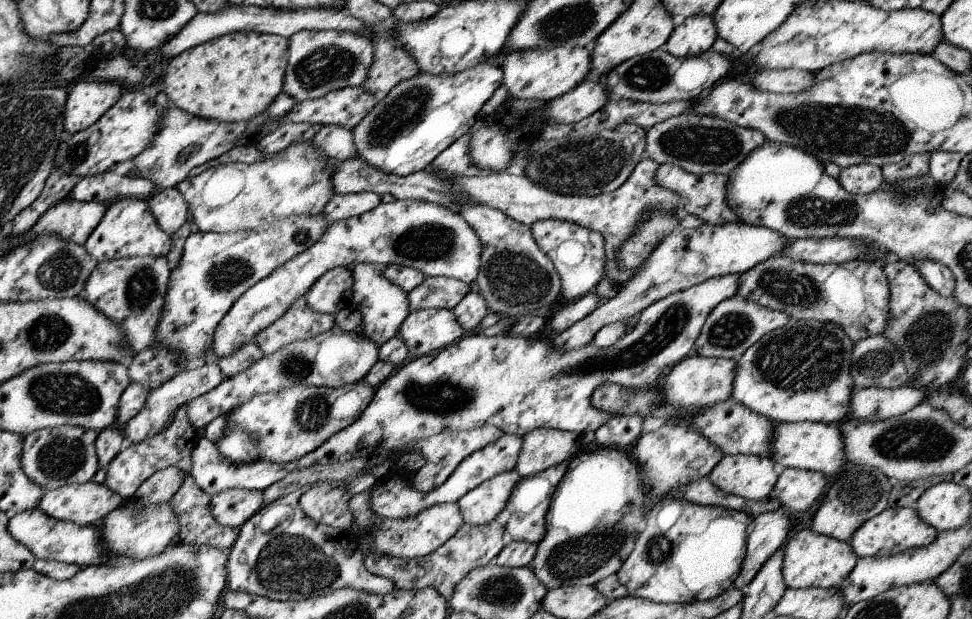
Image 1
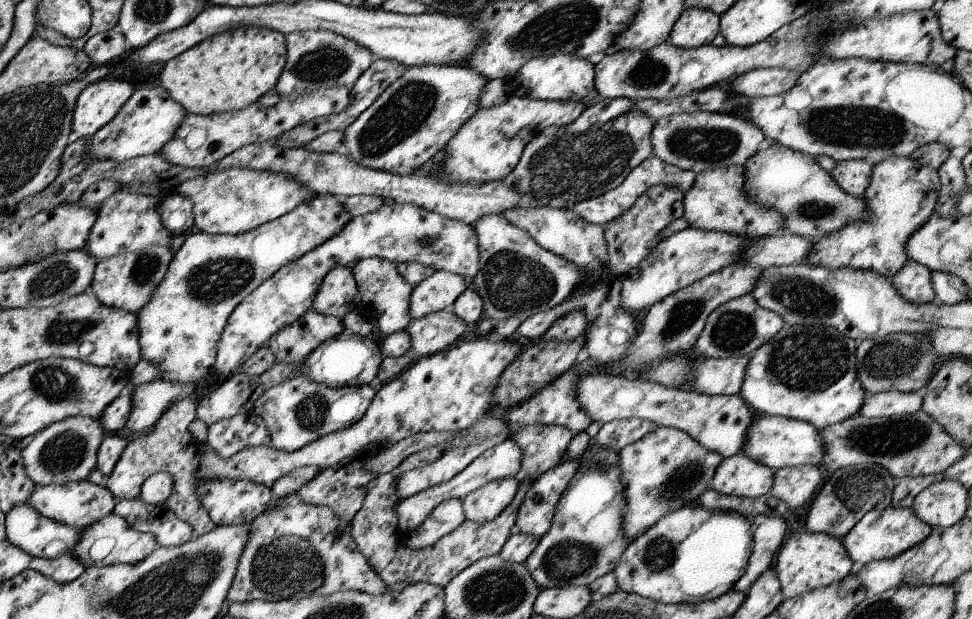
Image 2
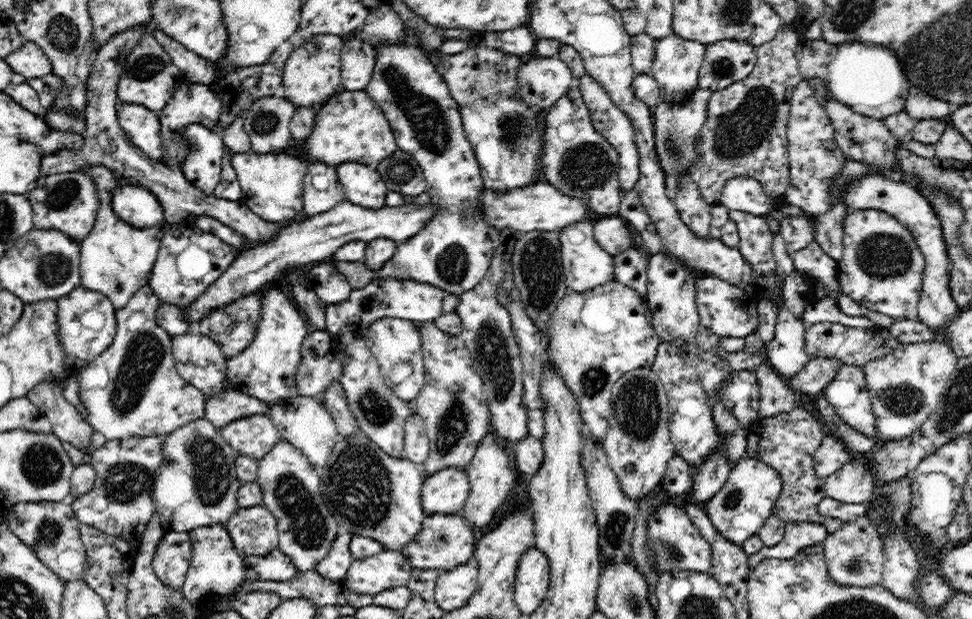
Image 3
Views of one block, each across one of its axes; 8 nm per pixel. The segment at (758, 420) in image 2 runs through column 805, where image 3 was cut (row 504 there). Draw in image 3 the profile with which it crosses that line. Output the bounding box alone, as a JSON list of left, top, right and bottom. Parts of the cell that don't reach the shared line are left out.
[421,468,470,515]

